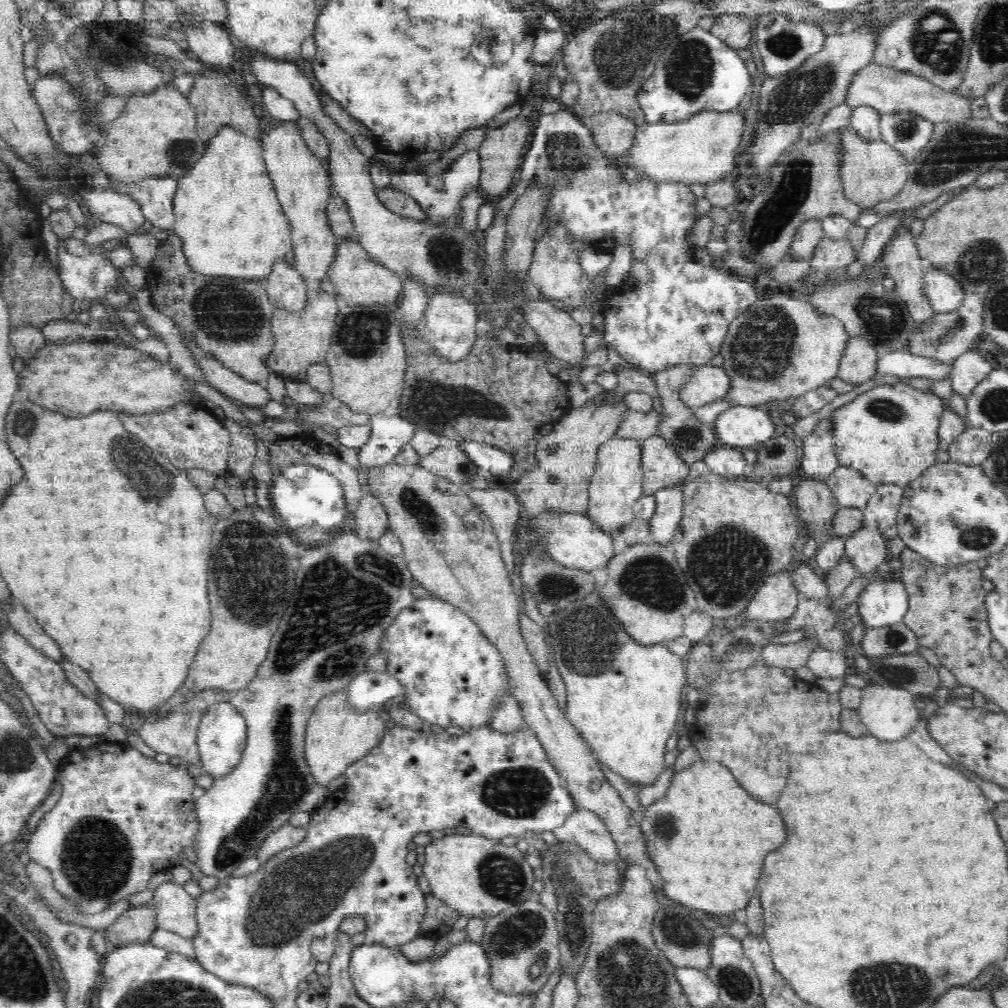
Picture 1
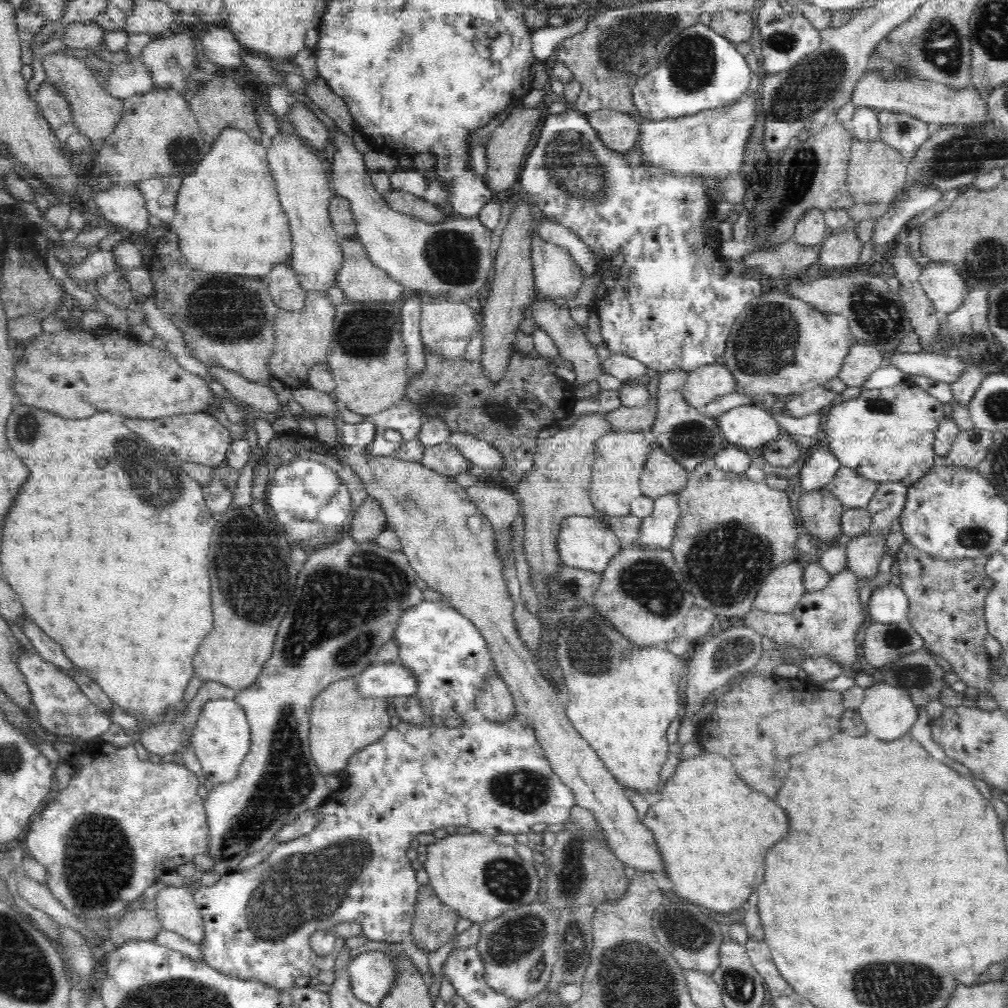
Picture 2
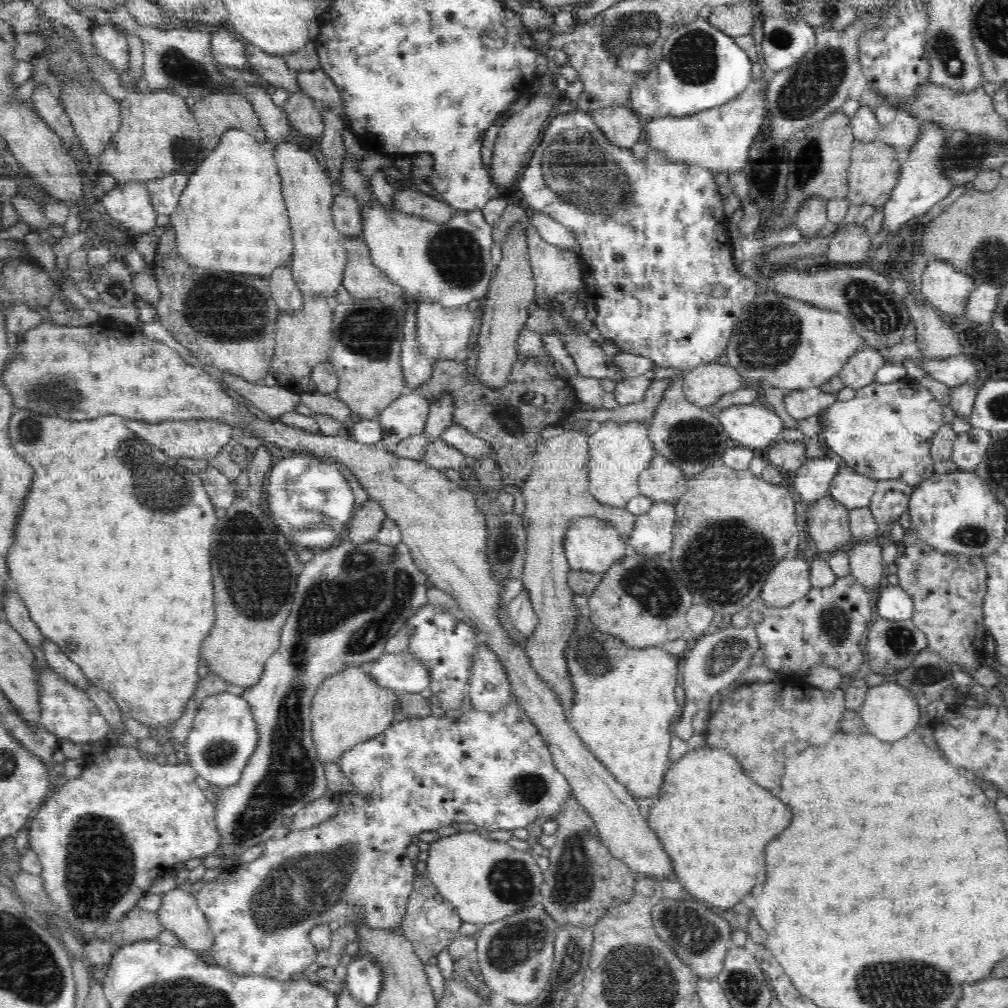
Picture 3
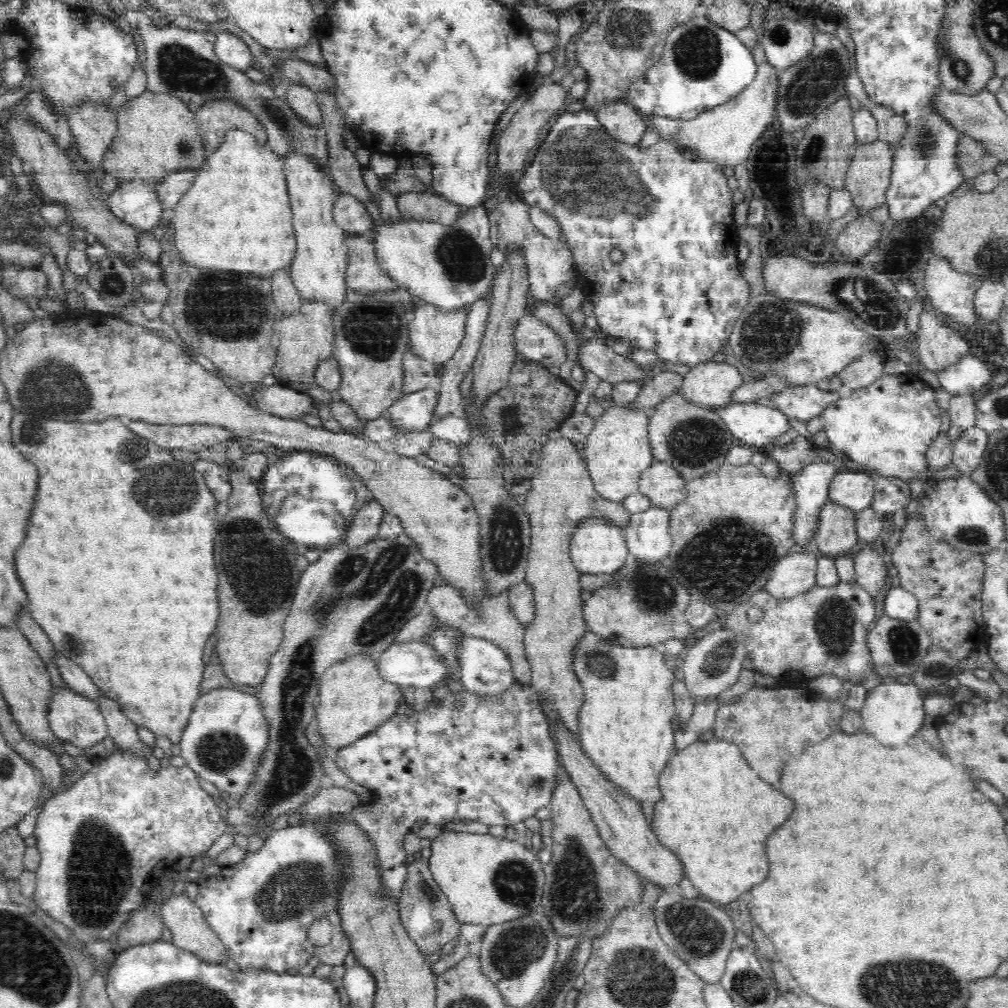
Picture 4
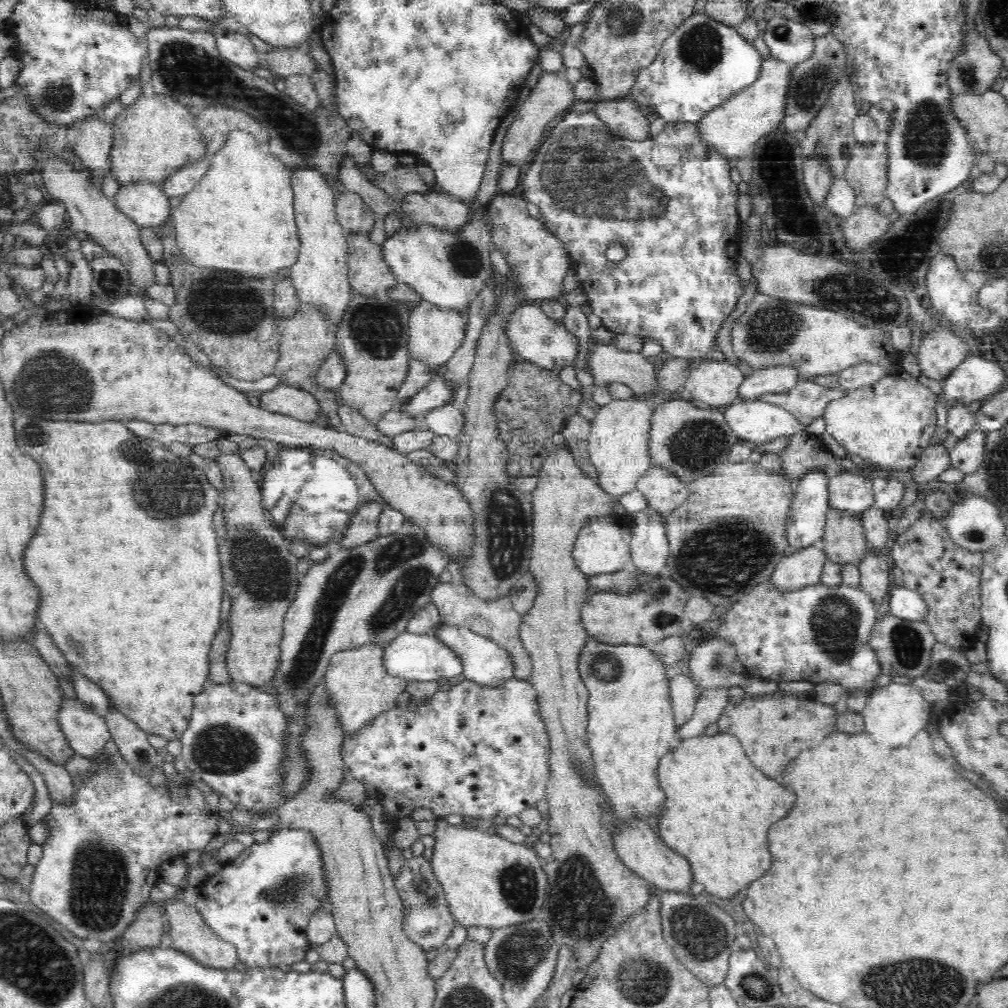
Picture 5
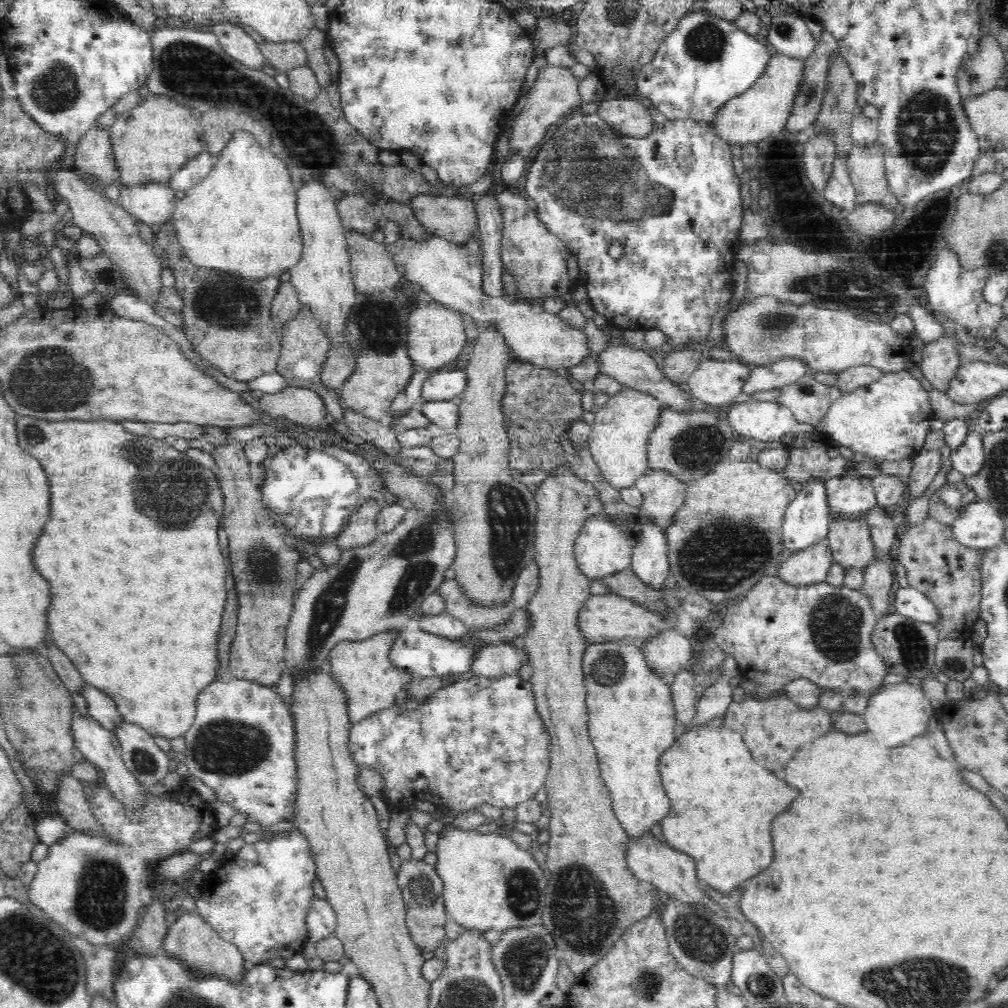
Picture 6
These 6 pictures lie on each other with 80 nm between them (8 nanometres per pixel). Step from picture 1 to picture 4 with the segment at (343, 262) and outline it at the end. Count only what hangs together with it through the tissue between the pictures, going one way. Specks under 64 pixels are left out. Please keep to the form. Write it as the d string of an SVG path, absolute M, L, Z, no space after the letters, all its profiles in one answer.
M349 234L345 243L349 250L346 275L348 288L371 297L399 288L399 284L378 265L374 245L366 234Z

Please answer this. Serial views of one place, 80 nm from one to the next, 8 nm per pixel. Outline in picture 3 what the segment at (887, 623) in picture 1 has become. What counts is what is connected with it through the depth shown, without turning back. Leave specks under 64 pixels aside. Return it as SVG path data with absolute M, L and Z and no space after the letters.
M888 585L879 592L876 614L880 619L902 621L912 618L914 600L900 585Z

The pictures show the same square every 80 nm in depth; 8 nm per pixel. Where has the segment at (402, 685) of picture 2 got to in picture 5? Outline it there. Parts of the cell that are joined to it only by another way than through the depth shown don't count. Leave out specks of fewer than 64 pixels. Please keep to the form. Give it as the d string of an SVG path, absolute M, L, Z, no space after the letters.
M408 632L400 634L386 648L386 670L394 677L406 678L406 681L432 682L445 678L451 681L460 679L464 667L458 655L434 635L416 635Z

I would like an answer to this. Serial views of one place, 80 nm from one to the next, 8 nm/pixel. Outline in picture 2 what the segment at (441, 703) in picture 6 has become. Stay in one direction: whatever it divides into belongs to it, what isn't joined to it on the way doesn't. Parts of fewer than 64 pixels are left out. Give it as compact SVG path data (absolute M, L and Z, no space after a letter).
M517 712L503 721L484 722L474 724L464 722L462 728L444 728L444 726L416 725L409 722L400 722L393 726L375 744L367 745L364 749L354 752L350 760L346 762L346 768L339 772L339 778L344 783L341 797L332 808L330 804L321 805L317 825L306 835L295 837L294 840L283 841L278 844L263 862L246 869L234 871L221 877L213 886L202 886L195 890L193 897L205 926L205 939L199 943L202 953L202 961L218 972L224 972L226 976L241 977L242 980L260 980L262 984L273 985L278 989L294 988L294 980L300 976L306 976L314 968L317 955L310 946L310 938L318 930L330 930L337 924L345 922L358 922L362 925L363 935L368 940L387 940L387 942L400 942L408 940L412 922L416 918L416 900L420 885L417 883L416 871L410 866L410 861L405 858L405 853L410 848L410 842L416 839L418 834L432 833L438 828L446 829L446 826L455 824L469 826L473 832L482 833L492 838L498 834L528 834L534 824L560 824L569 816L571 808L575 805L575 796L572 790L561 781L561 778L553 771L549 760L544 756L538 743L534 730L526 724L523 717Z

